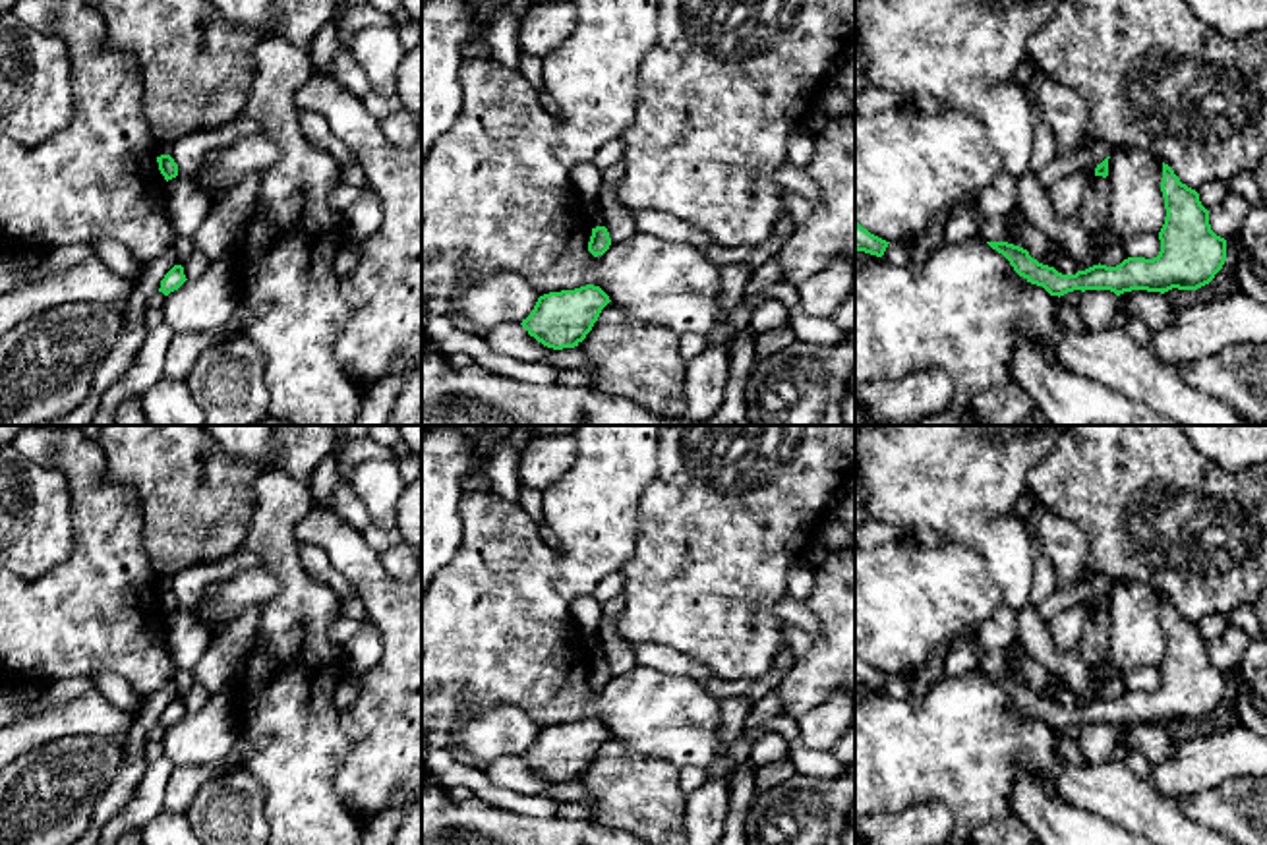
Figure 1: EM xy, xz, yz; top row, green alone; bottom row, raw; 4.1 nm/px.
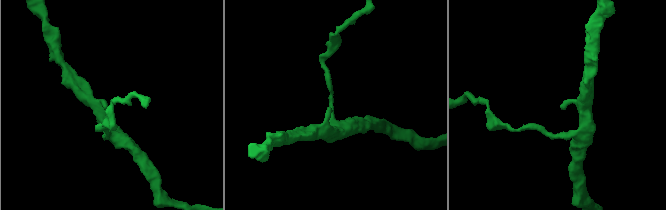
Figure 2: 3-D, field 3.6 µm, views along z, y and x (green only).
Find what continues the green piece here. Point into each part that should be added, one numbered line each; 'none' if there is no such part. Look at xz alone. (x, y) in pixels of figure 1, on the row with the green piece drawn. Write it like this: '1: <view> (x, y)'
none

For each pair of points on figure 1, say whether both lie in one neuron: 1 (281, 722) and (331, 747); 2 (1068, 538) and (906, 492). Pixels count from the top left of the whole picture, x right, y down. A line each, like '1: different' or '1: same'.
1: same
2: different

